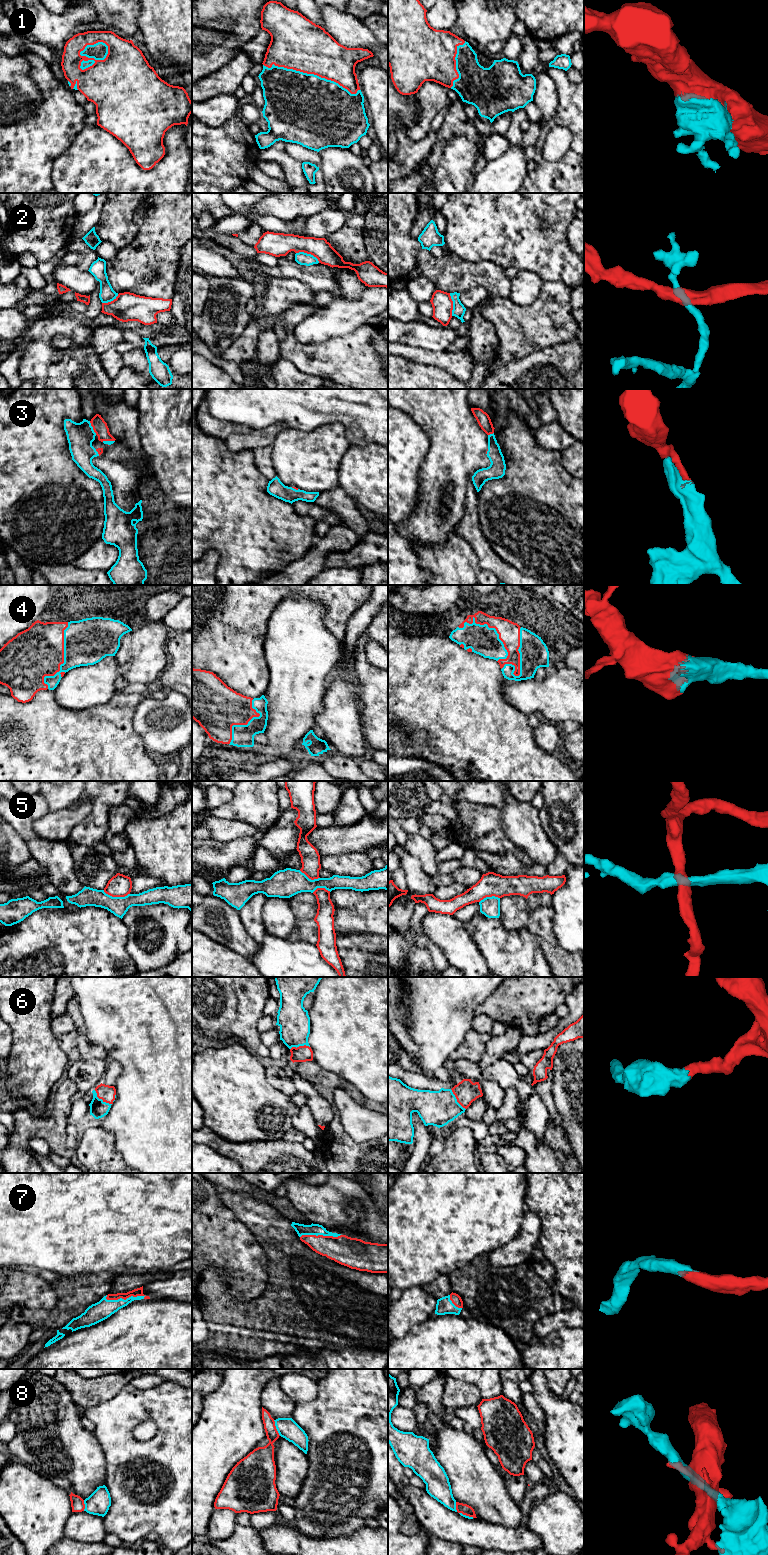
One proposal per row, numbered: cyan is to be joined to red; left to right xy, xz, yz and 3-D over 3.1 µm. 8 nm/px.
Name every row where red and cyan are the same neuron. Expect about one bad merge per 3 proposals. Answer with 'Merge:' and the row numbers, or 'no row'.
Merge: 1, 3, 4, 6, 7

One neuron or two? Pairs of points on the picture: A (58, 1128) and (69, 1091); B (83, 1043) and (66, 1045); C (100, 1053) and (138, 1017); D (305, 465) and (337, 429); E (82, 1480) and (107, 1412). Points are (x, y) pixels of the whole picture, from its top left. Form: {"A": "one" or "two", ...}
{"A": "one", "B": "two", "C": "two", "D": "one", "E": "two"}

